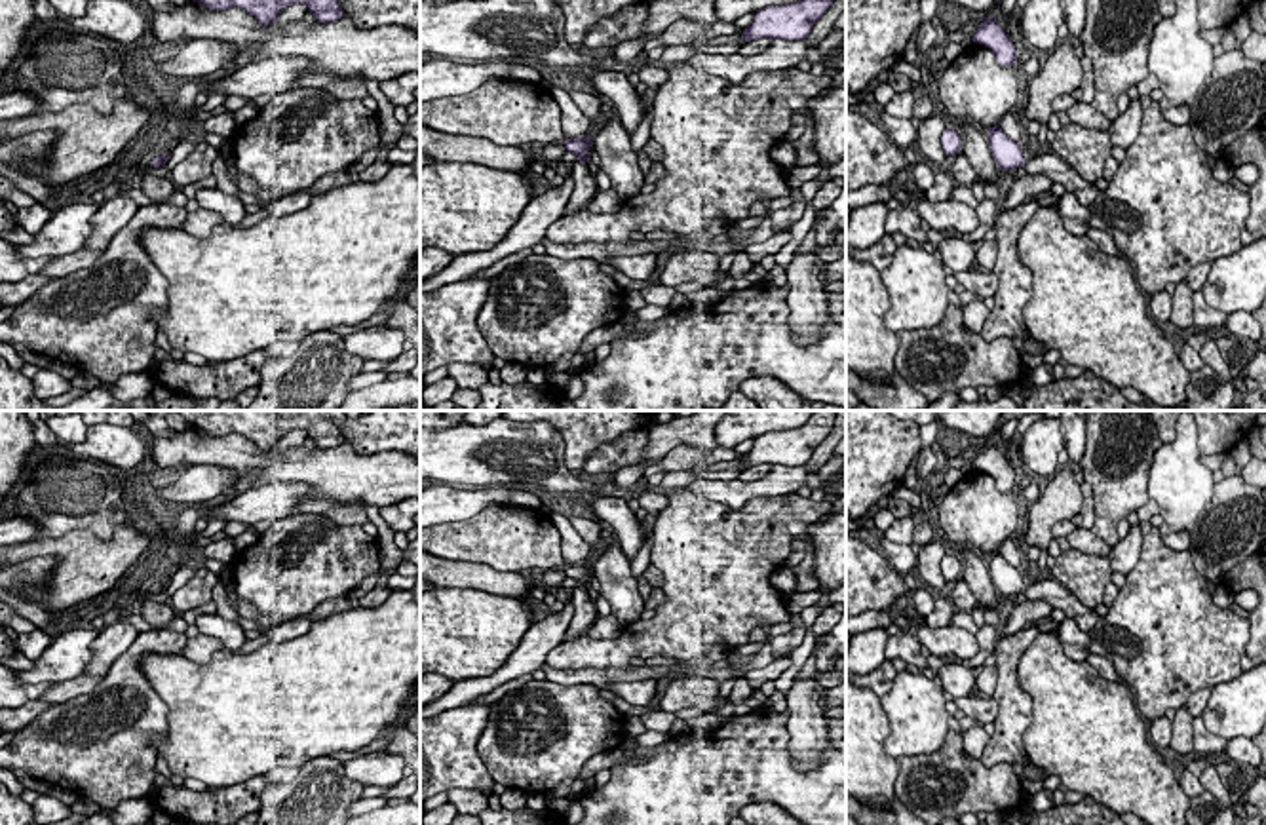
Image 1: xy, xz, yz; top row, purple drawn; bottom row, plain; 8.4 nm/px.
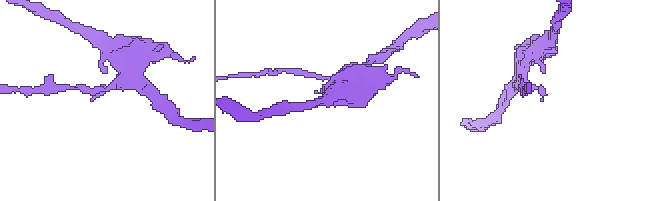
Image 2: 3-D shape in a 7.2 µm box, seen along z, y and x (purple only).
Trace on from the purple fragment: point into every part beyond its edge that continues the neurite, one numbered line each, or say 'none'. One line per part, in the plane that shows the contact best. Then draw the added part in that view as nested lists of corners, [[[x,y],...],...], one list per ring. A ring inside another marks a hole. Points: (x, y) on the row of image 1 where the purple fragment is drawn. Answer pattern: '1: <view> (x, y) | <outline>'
1: xz (586, 187) | [[[576,162],[572,167],[572,175],[574,175],[574,190],[572,190],[572,196],[570,196],[563,215],[572,215],[572,213],[587,207],[587,203],[599,192],[597,181],[585,163]]]

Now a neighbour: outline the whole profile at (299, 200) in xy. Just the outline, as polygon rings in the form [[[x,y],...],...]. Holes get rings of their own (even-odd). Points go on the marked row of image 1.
[[[298,190],[276,201],[270,201],[264,209],[268,211],[268,217],[285,217],[300,209],[306,209],[310,205],[310,200],[312,194],[308,190]]]

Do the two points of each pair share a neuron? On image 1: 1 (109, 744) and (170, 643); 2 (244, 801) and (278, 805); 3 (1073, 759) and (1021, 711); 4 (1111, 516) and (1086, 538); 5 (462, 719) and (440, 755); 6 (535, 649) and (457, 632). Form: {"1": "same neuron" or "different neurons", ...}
{"1": "same neuron", "2": "different neurons", "3": "different neurons", "4": "different neurons", "5": "same neuron", "6": "different neurons"}

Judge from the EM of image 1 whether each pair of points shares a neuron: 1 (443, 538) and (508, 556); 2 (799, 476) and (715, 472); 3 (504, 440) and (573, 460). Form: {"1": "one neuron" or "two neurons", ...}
{"1": "one neuron", "2": "two neurons", "3": "two neurons"}

